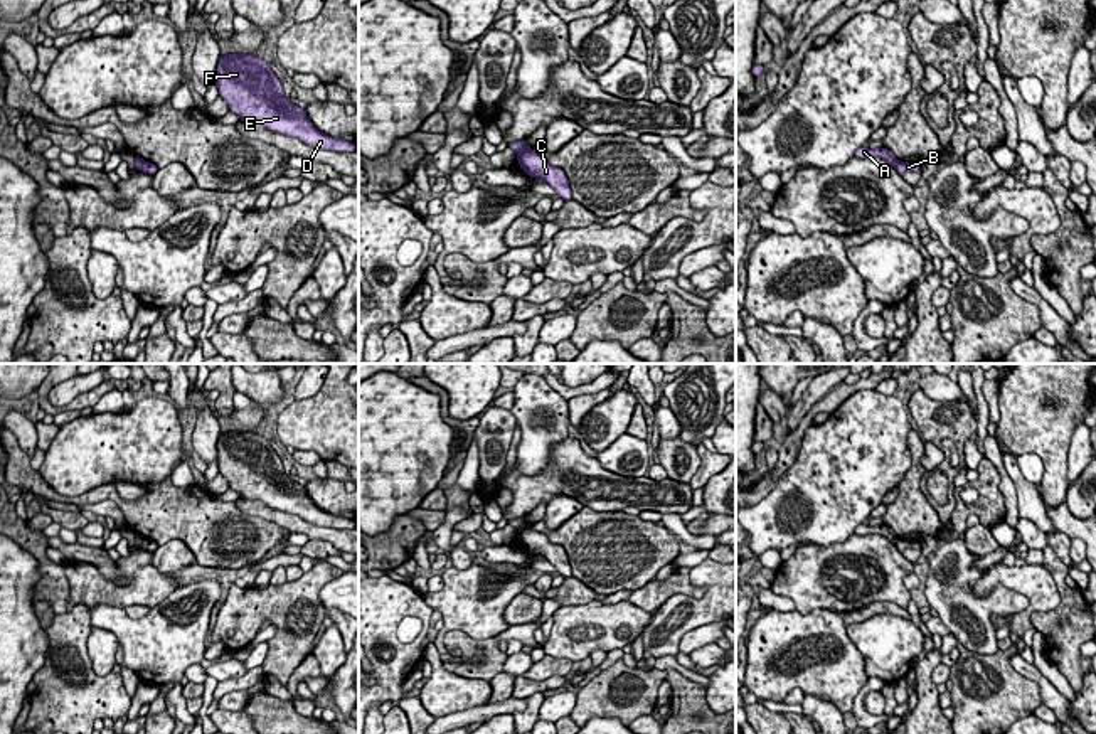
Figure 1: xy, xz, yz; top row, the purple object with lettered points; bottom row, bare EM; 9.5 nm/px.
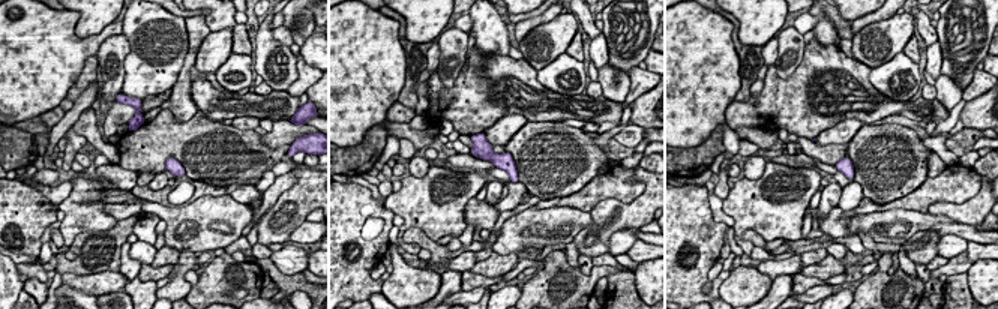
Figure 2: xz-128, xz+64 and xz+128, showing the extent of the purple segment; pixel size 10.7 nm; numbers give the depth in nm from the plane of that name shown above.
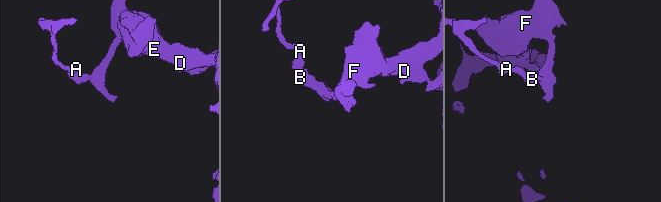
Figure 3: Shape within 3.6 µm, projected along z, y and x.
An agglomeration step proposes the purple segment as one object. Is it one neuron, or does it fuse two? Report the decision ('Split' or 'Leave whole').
Split

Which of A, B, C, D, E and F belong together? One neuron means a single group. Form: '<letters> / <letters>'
A / B C D E F

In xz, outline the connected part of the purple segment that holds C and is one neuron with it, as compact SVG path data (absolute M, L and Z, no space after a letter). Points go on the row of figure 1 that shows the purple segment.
M524 146L517 152L517 160L520 168L529 175L535 178L542 178L547 182L561 199L571 200L572 192L569 187L569 180L562 168L551 167L547 160L540 155L532 153L532 146Z

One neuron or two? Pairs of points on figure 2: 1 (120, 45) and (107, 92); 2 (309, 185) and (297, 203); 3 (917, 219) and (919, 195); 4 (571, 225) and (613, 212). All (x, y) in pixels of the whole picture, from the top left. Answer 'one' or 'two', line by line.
1: one
2: one
3: two
4: two

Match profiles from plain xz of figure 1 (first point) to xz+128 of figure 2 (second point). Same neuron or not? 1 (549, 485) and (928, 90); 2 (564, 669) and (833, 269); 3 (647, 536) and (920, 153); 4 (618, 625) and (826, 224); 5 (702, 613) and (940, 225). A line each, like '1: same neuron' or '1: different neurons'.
1: different neurons
2: same neuron
3: same neuron
4: different neurons
5: different neurons

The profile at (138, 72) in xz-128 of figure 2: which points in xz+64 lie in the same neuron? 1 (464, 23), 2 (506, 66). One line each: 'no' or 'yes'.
1: no
2: no

